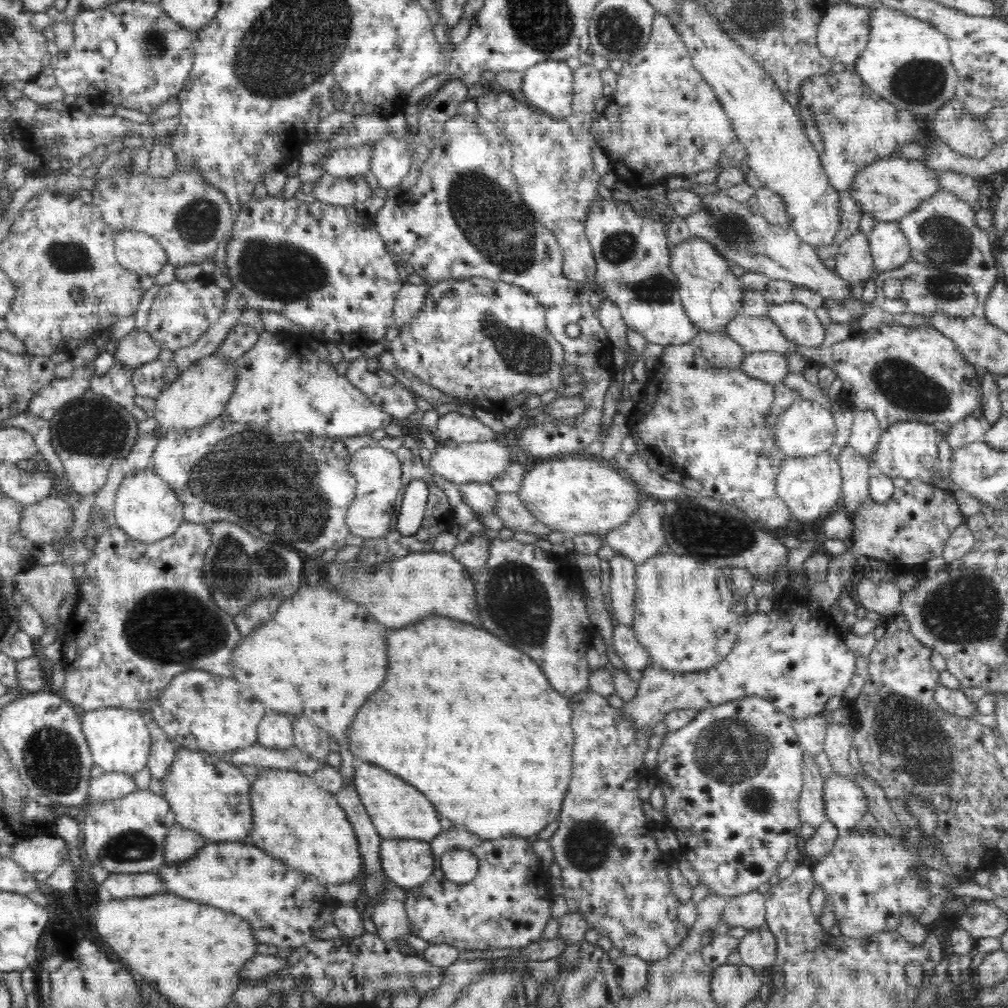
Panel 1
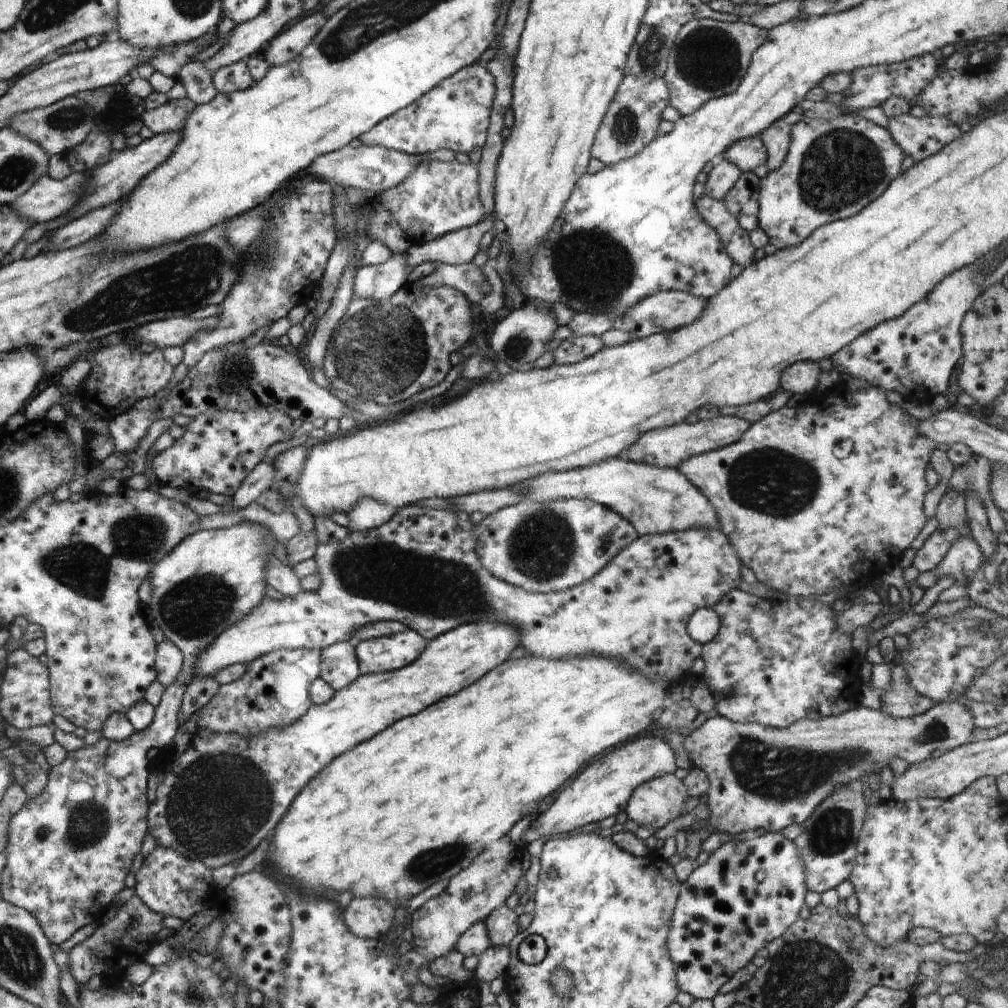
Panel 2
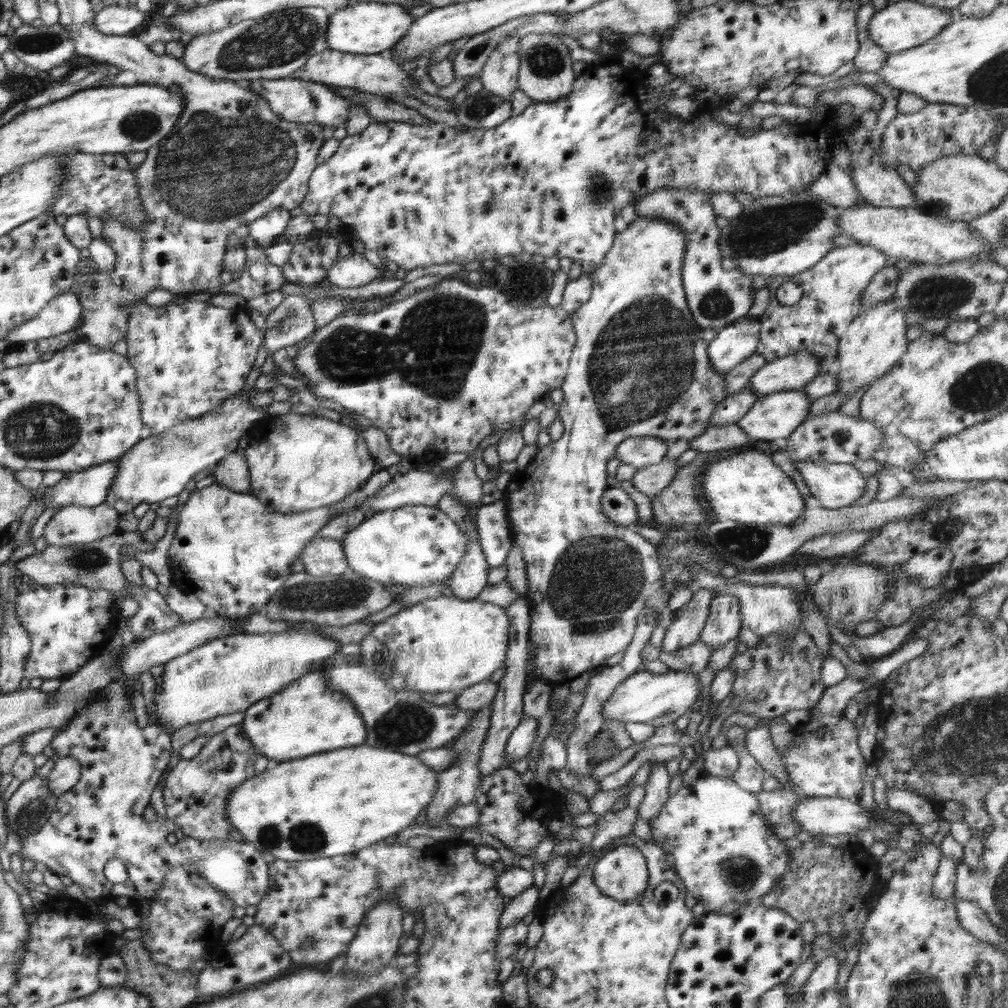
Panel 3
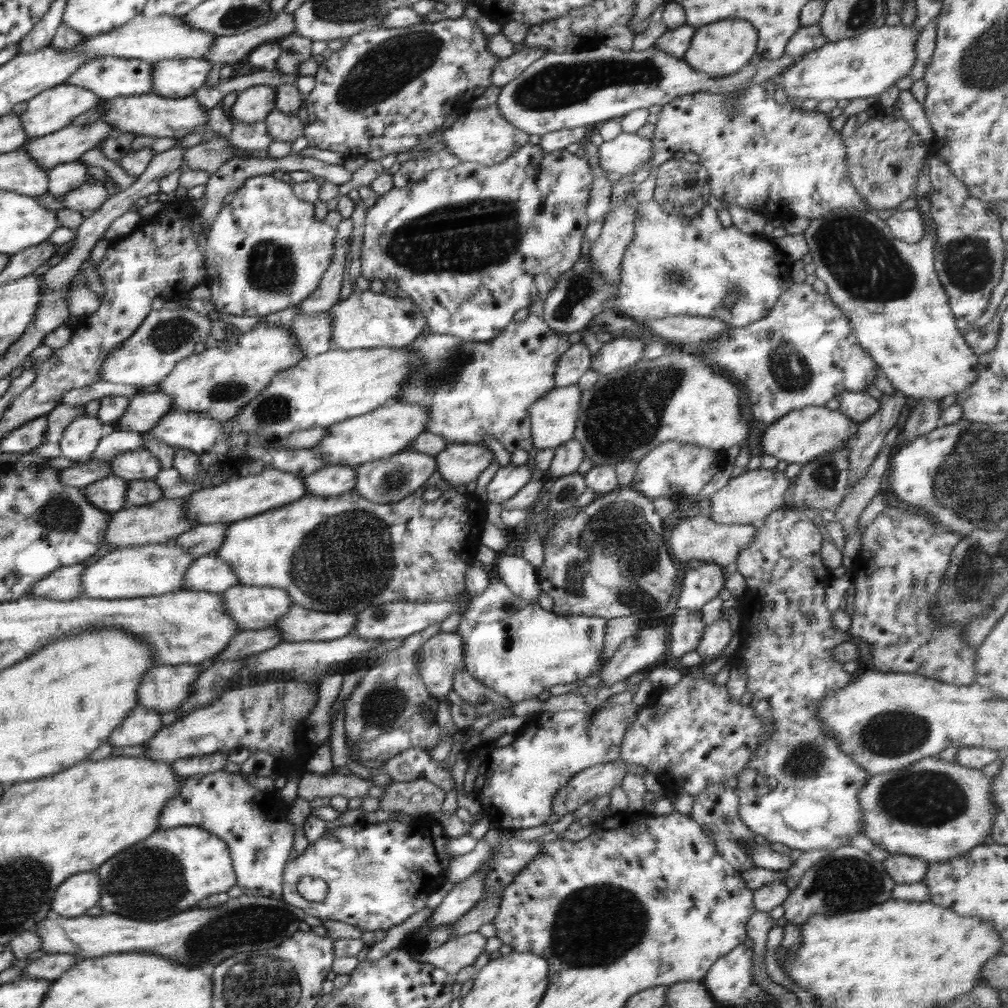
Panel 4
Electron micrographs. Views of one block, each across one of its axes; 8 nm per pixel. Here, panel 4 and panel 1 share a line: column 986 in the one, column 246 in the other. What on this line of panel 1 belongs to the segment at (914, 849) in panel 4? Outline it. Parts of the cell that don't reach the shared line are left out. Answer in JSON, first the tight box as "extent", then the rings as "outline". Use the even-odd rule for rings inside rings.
{"extent":[162,747,253,842],"outline":[[[184,747],[175,752],[174,760],[162,784],[164,786],[163,797],[174,811],[177,824],[198,832],[208,842],[248,842],[249,832],[253,827],[249,797],[251,780],[244,776],[236,765],[220,759],[216,754]]]}

